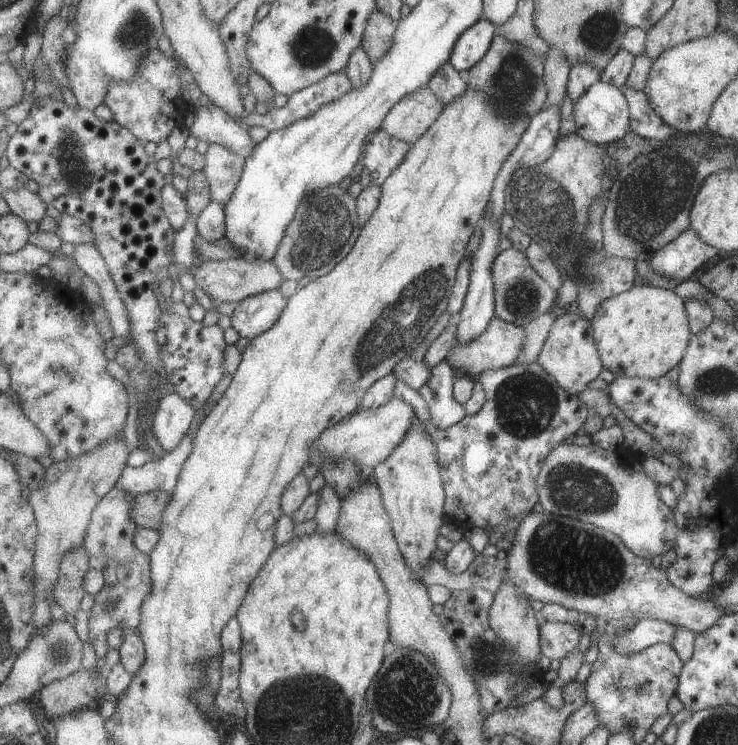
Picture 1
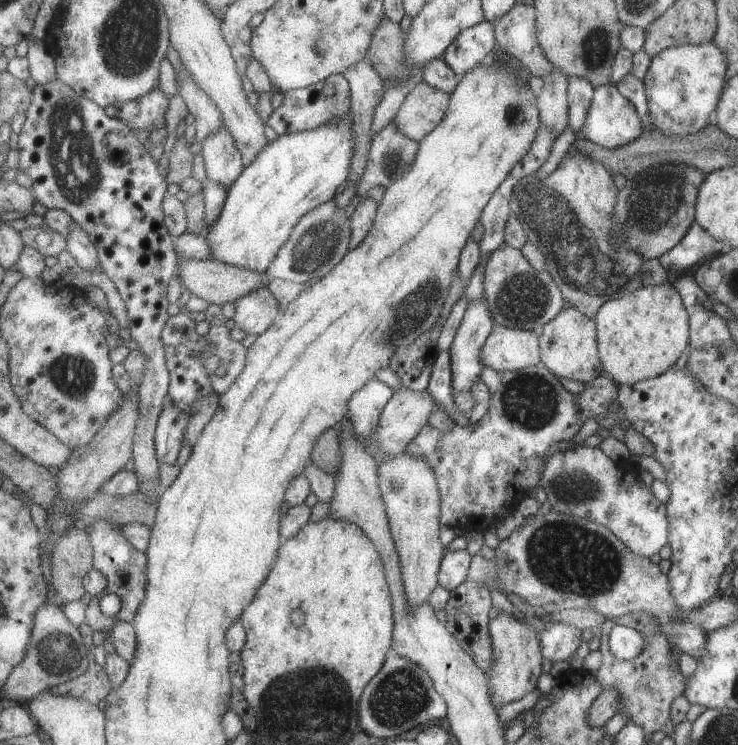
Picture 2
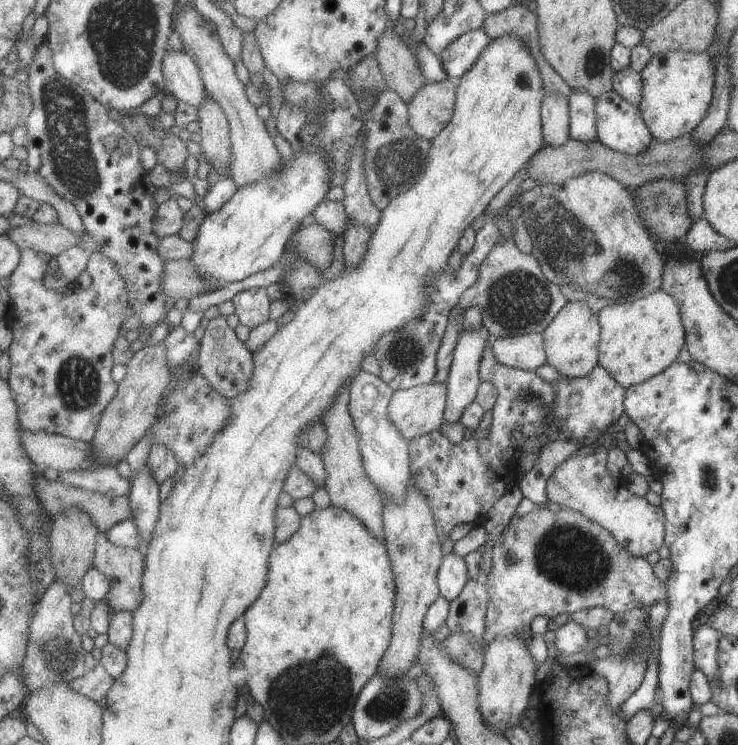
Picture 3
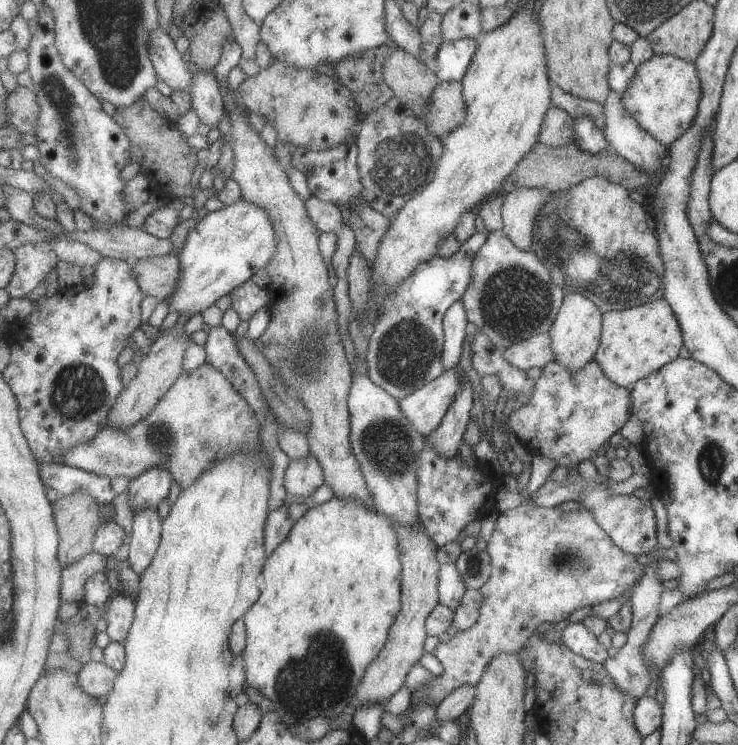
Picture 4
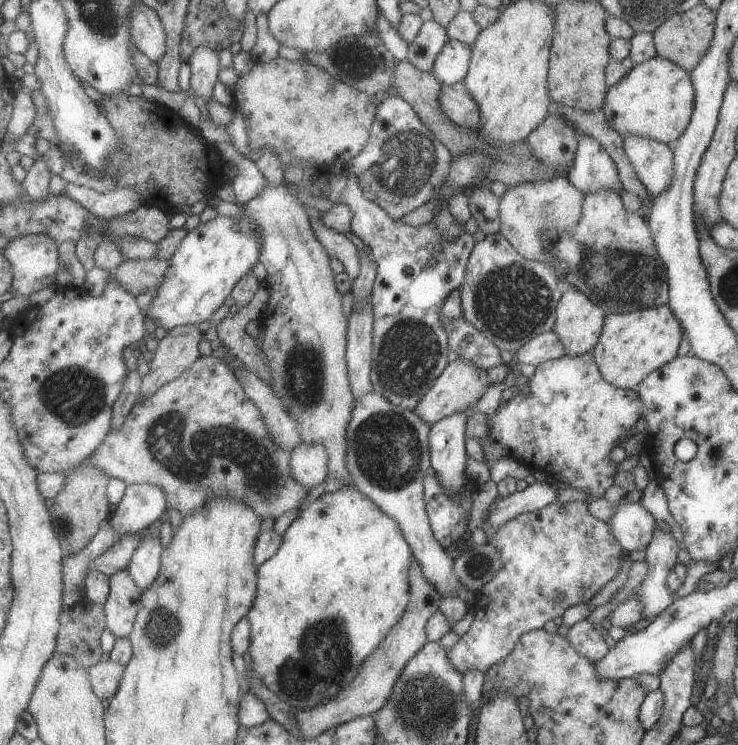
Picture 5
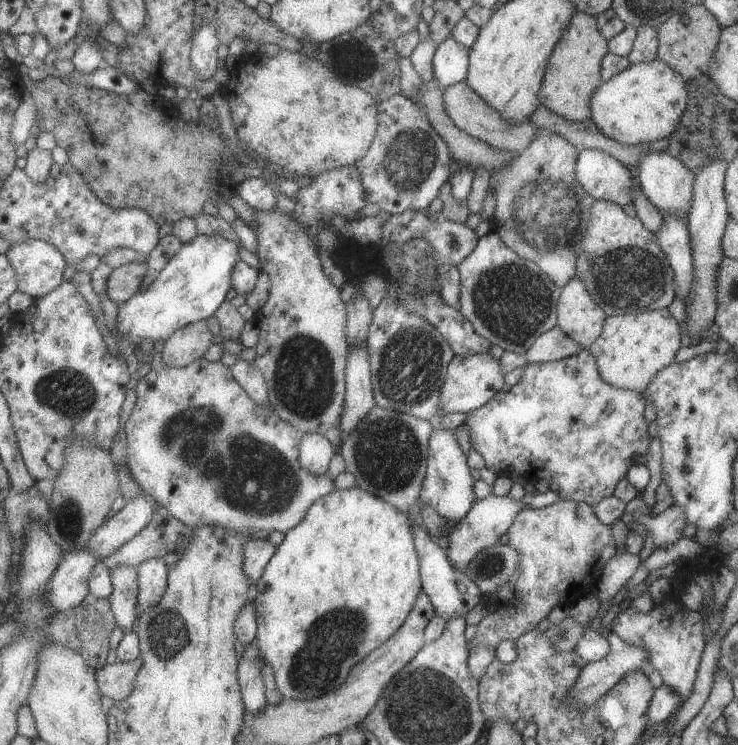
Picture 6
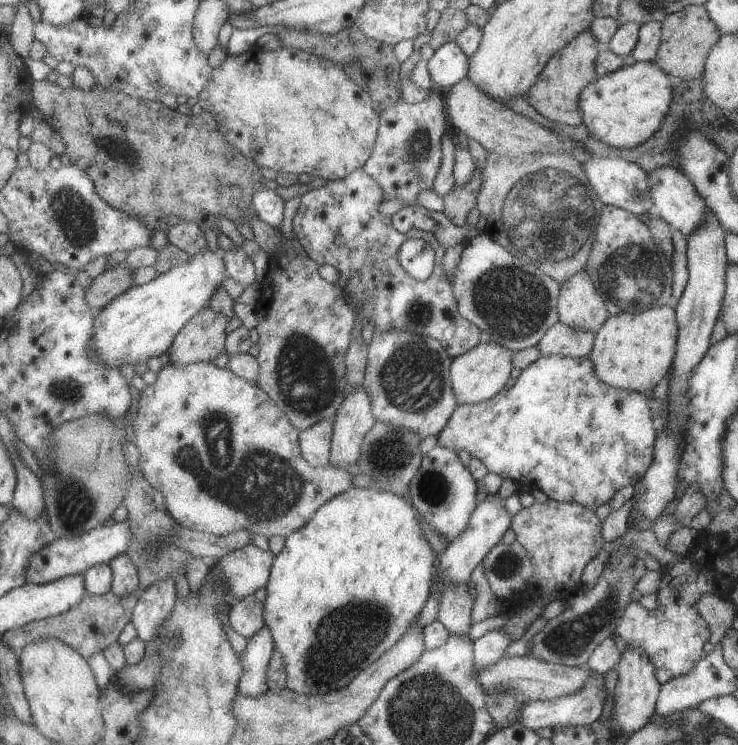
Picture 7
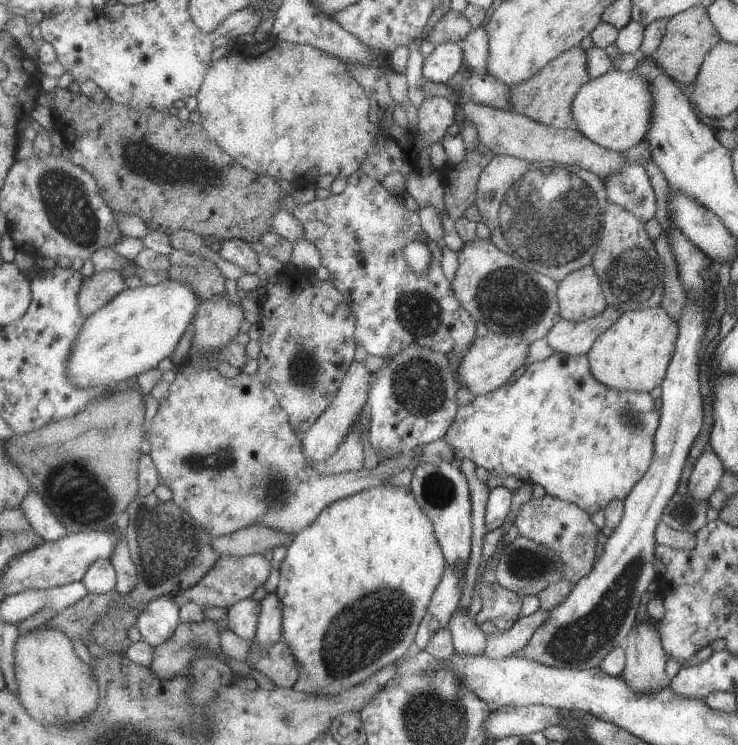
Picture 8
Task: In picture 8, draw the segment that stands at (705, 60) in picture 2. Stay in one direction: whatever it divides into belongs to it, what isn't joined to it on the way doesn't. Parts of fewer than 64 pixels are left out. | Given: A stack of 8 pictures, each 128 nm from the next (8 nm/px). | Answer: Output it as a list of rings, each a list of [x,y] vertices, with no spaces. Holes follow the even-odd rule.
[[[610,69],[579,88],[571,102],[571,115],[578,132],[590,142],[622,154],[649,132],[651,108],[653,96],[645,78],[641,78],[635,70],[622,72]]]

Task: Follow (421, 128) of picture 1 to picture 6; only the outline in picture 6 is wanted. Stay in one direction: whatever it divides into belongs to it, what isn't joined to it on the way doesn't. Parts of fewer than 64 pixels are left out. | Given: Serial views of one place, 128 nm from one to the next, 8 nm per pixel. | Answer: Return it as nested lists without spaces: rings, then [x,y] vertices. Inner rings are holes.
[[[465,81],[442,88],[442,93],[445,113],[451,118],[453,124],[463,132],[468,133],[469,136],[489,144],[491,148],[518,154],[523,148],[527,148],[529,142],[535,138],[536,127],[528,119],[519,122],[519,124],[507,124],[497,114],[497,110],[493,110],[491,106],[485,104],[483,98],[477,96],[477,93],[473,92]]]

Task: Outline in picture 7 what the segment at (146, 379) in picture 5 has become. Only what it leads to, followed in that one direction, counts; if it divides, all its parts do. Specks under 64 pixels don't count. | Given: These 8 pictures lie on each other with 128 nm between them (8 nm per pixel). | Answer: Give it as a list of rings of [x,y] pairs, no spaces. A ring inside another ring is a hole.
[[[212,307],[201,310],[182,330],[171,348],[170,361],[178,364],[213,362],[225,353],[229,318]]]

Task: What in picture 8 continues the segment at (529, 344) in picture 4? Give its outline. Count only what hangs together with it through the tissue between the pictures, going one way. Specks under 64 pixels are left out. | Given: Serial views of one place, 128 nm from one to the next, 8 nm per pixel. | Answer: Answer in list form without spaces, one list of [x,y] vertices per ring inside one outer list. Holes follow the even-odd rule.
[[[606,306],[597,316],[578,323],[561,319],[545,336],[553,353],[565,355],[586,355],[593,342],[600,336],[622,312]]]

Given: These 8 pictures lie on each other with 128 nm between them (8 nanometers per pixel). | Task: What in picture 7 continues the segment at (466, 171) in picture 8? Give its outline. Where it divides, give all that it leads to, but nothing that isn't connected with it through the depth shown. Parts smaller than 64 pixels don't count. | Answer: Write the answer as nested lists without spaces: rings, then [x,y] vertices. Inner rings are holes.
[[[475,168],[465,184],[454,186],[443,197],[442,214],[457,227],[467,227],[467,214],[472,208],[476,207],[476,198],[482,182],[480,172]]]

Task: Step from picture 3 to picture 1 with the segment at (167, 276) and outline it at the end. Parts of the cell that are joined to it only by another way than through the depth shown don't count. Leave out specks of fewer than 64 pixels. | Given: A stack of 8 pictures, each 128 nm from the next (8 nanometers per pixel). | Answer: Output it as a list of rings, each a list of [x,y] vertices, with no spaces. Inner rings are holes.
[[[232,258],[226,261],[202,261],[191,272],[195,284],[205,290],[214,301],[240,303],[256,294],[279,289],[285,278],[281,269],[273,261],[258,261],[257,263],[243,259]]]

